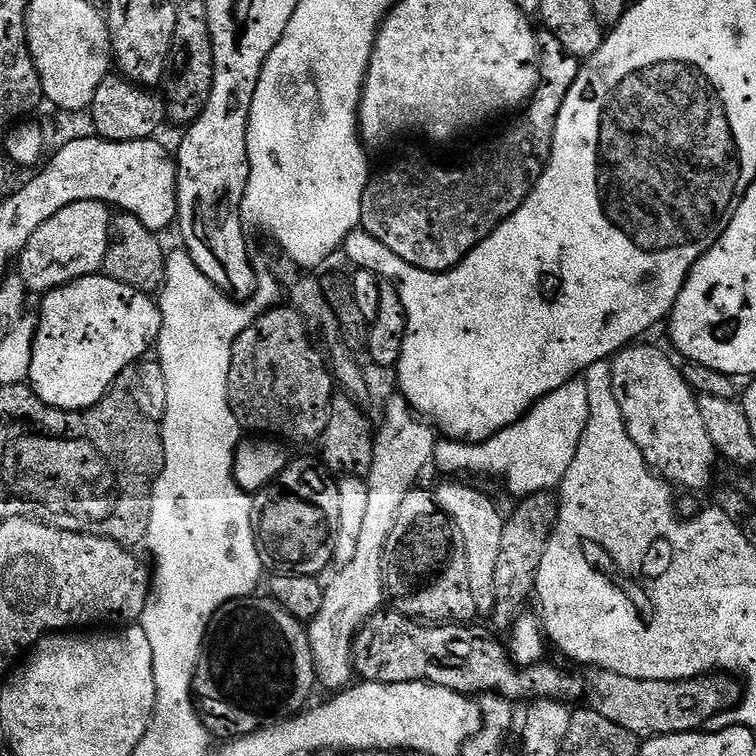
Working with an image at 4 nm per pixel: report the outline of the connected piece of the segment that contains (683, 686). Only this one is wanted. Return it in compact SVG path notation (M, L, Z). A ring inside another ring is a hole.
M589 667L587 672L586 700L592 711L602 714L602 718L610 718L610 722L622 726L622 730L630 730L630 734L642 742L659 736L701 731L711 725L708 723L716 715L717 719L721 713L731 712L741 703L742 684L732 674L701 674L695 680L643 680L605 668Z

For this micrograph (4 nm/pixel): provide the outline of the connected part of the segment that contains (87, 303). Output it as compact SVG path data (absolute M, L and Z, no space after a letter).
M103 274L83 276L77 280L73 280L71 284L64 284L61 288L56 288L52 292L43 293L41 300L44 301L40 304L40 312L38 311L36 337L34 338L34 350L30 358L30 374L28 375L27 383L36 391L38 398L42 398L42 402L46 402L55 408L61 408L67 412L79 412L85 408L94 406L108 393L108 389L119 381L116 379L118 379L128 367L131 369L133 365L143 361L145 357L149 355L148 344L155 345L157 341L159 341L160 327L162 326L162 314L160 313L159 303L157 303L149 293L134 290L122 282L114 282L114 278L110 278L109 276Z

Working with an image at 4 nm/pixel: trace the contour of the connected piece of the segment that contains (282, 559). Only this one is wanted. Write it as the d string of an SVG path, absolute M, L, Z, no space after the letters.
M304 456L301 460L296 458L289 459L288 464L282 470L282 474L278 479L272 481L264 487L261 492L252 496L252 529L254 530L254 538L258 546L258 554L260 555L260 563L265 569L269 568L269 573L283 574L285 576L315 576L321 575L327 564L333 563L332 555L334 554L334 538L338 534L338 483L325 469L322 467L319 459Z

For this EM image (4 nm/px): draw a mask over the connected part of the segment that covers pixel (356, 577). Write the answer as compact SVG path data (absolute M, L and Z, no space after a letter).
M403 394L395 395L385 402L384 421L378 424L378 431L375 433L374 462L366 477L370 499L354 559L343 565L332 581L327 581L322 610L318 610L316 617L307 625L319 687L329 688L329 693L332 694L353 683L352 643L356 640L360 627L381 611L383 604L380 603L385 603L386 600L386 538L390 538L390 530L394 530L394 522L398 520L398 510L402 510L406 494L417 487L416 479L419 478L424 464L432 464L434 446L438 439L436 429L412 408L408 399Z

